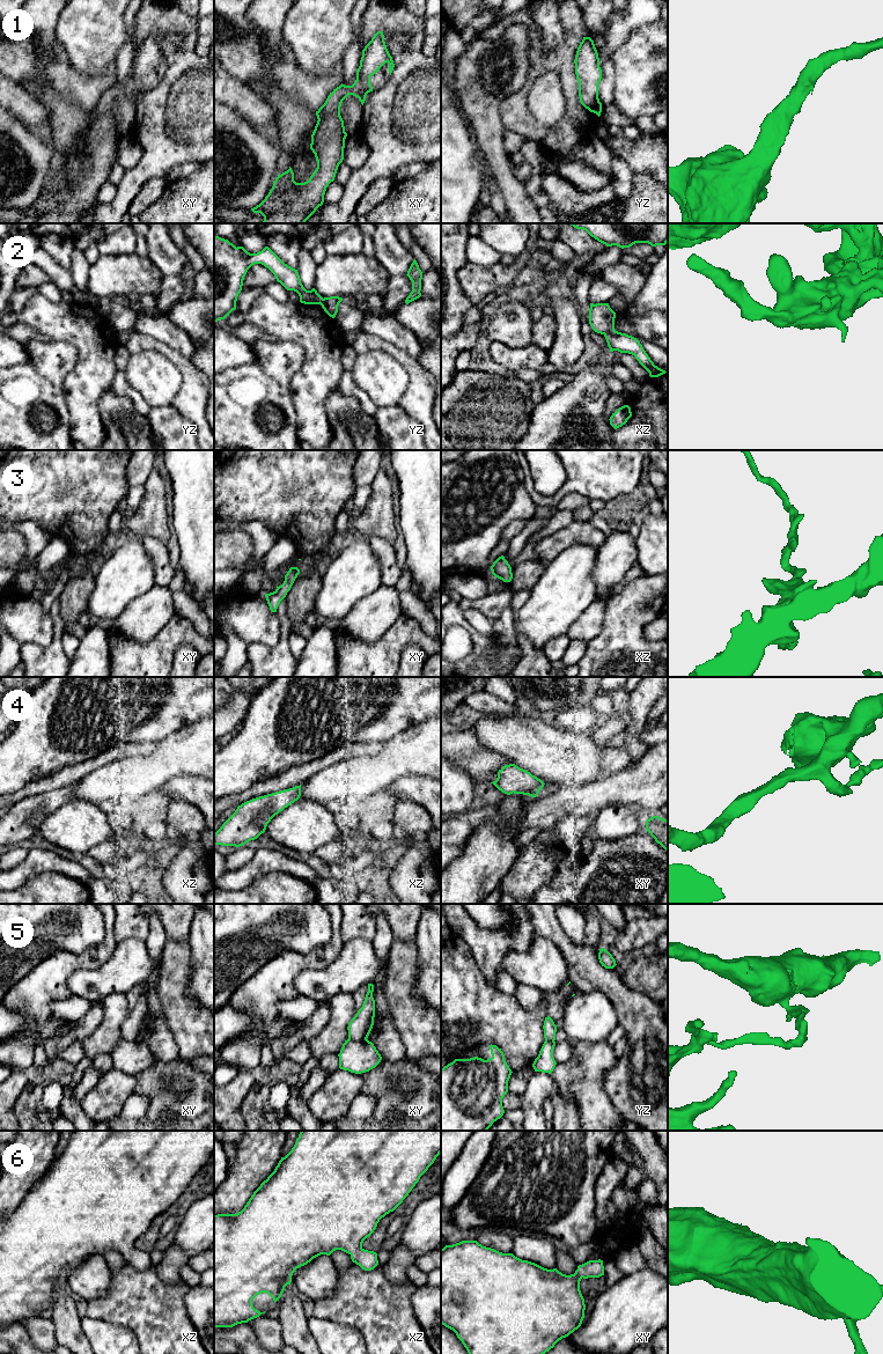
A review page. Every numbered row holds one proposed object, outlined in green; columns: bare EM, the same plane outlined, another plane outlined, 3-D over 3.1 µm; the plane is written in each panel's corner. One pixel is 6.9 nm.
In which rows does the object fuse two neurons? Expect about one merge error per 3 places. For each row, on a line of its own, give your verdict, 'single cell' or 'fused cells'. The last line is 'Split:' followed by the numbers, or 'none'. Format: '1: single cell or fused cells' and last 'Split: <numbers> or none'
1: single cell
2: fused cells
3: single cell
4: single cell
5: fused cells
6: single cell
Split: 2, 5

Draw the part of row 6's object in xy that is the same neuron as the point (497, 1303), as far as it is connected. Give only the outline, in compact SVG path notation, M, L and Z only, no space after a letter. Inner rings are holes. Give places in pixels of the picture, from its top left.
M462 1241L441 1249L441 1324L452 1330L462 1341L469 1354L545 1354L562 1338L577 1330L584 1318L584 1298L580 1290L581 1279L599 1278L604 1275L603 1260L589 1260L577 1266L574 1274L566 1275L557 1268L547 1270L535 1263L522 1260L513 1253L502 1253L483 1246L477 1241Z

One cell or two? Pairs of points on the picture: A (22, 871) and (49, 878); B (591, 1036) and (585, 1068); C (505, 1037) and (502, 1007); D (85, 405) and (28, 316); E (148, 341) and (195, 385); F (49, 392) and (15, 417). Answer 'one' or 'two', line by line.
A: two
B: two
C: one
D: one
E: one
F: one

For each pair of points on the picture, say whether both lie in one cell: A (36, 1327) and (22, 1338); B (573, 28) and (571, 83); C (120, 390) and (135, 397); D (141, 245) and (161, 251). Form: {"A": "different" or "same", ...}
{"A": "different", "B": "same", "C": "same", "D": "different"}

